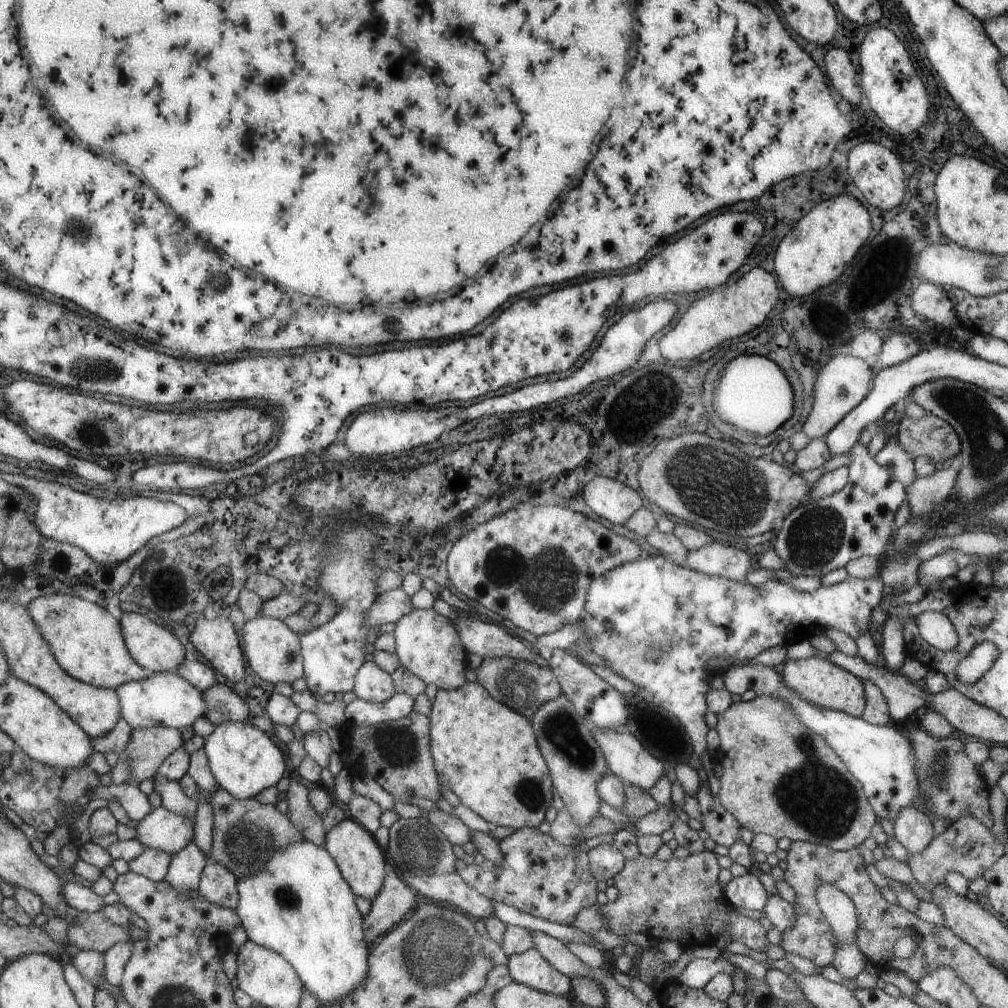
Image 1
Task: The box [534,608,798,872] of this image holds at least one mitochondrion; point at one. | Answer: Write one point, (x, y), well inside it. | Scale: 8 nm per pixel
(559, 730)

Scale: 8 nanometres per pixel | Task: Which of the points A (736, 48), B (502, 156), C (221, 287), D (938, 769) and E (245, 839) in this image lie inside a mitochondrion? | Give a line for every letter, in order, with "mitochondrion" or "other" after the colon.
A: other
B: other
C: mitochondrion
D: mitochondrion
E: mitochondrion

